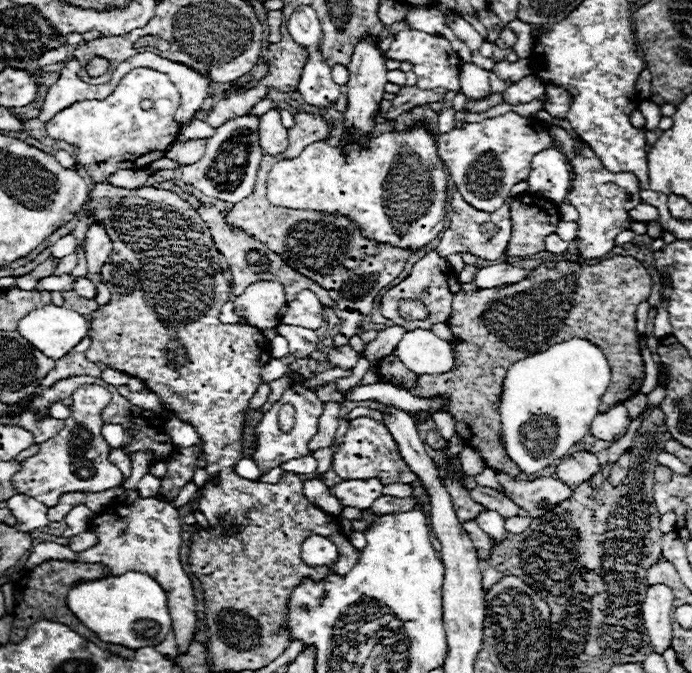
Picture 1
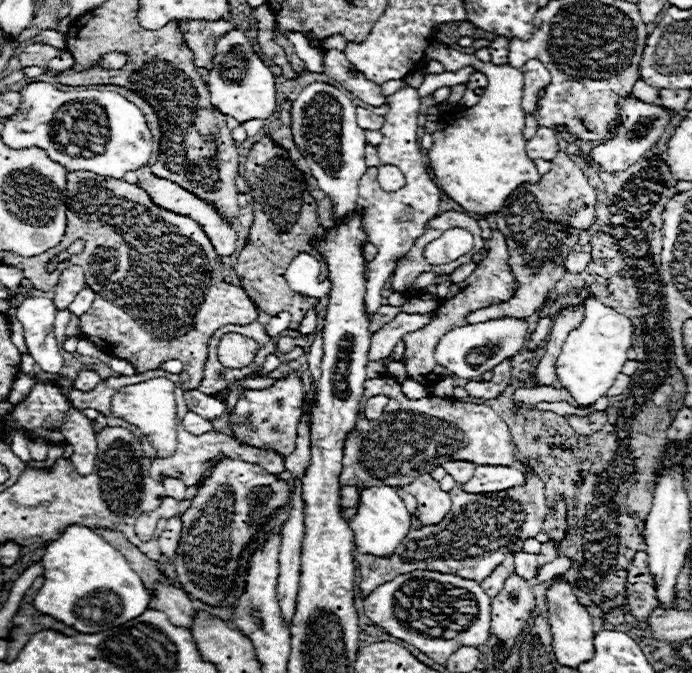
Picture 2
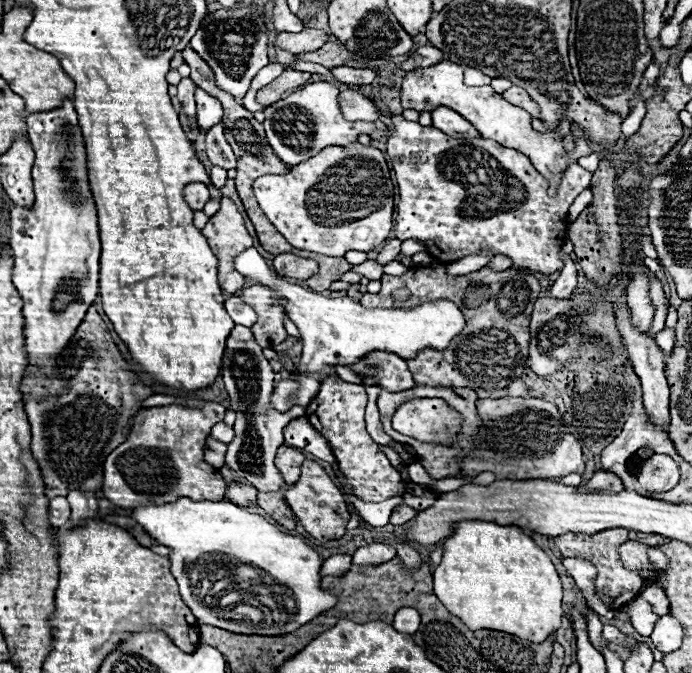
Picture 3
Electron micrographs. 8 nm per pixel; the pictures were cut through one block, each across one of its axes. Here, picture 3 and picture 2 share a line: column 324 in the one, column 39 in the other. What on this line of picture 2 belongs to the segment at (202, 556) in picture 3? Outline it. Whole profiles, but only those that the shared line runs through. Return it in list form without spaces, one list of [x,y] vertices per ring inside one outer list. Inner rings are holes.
[[[76,524],[68,526],[58,540],[54,540],[46,546],[42,564],[44,564],[44,586],[38,590],[38,594],[34,598],[34,606],[40,612],[46,612],[48,616],[62,620],[64,624],[68,624],[70,628],[74,628],[78,632],[94,634],[94,632],[102,632],[108,628],[108,626],[88,624],[74,612],[78,602],[86,596],[92,596],[94,592],[108,590],[108,592],[118,594],[118,598],[124,604],[124,610],[118,616],[118,626],[128,620],[138,618],[140,614],[144,614],[150,608],[148,606],[150,594],[144,588],[140,576],[126,562],[126,558],[114,546],[110,546],[102,536],[94,534],[86,526],[76,526]]]

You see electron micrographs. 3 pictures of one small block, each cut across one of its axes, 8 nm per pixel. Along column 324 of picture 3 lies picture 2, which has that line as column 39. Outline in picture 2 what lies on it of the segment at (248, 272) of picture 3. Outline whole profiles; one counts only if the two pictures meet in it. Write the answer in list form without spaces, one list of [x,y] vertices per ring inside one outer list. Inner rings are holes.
[[[24,298],[16,308],[16,318],[22,322],[28,354],[40,370],[56,374],[64,364],[64,350],[54,336],[56,308],[50,298]]]

